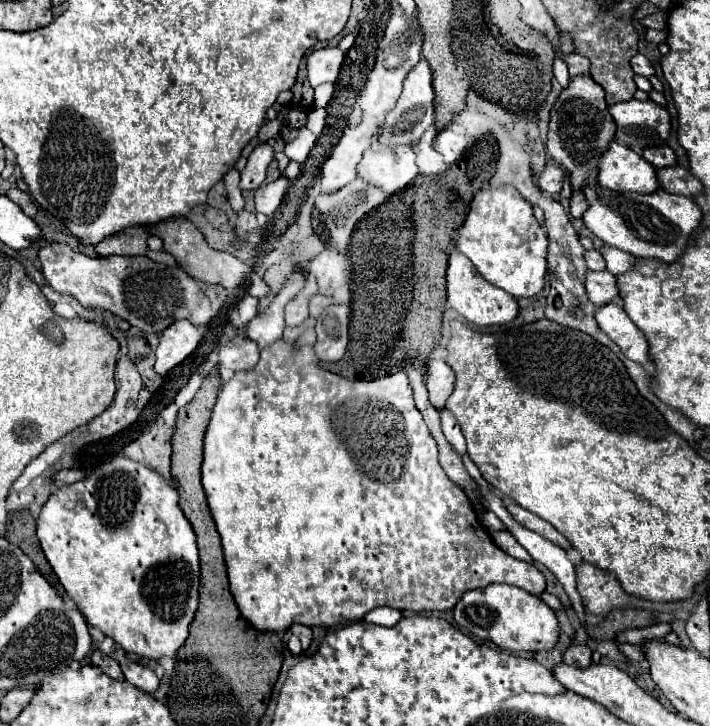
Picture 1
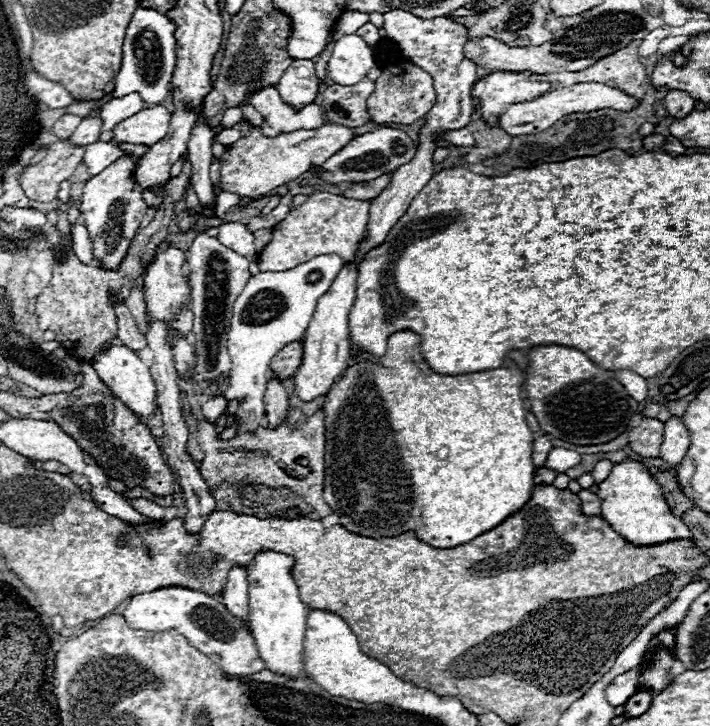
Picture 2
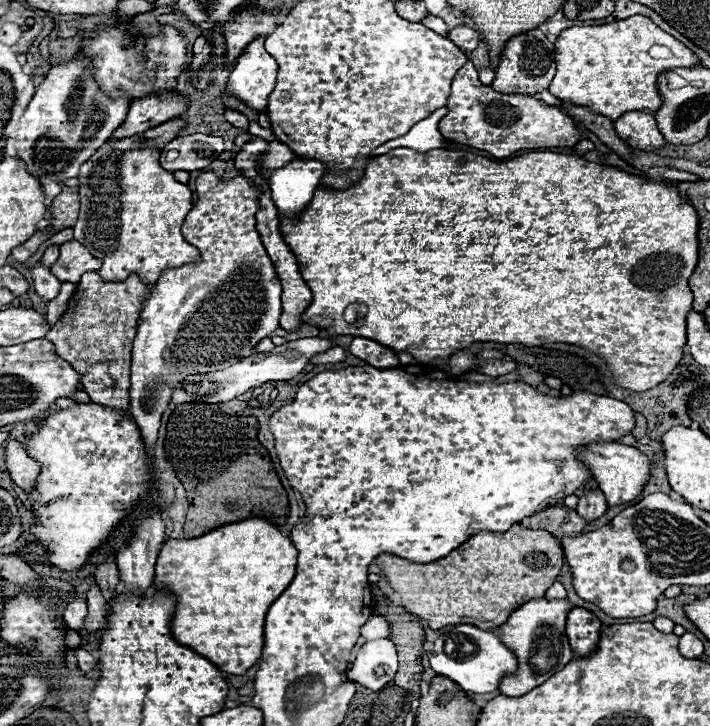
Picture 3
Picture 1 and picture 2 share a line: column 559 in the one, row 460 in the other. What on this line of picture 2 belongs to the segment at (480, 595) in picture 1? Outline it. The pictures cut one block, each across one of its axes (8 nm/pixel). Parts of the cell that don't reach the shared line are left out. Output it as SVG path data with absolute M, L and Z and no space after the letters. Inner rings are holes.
M624 460L614 464L608 478L598 484L596 494L602 504L602 518L622 538L626 538L636 546L660 544L674 538L692 538L692 532L688 530L688 526L670 512L662 496L660 484L652 478L648 468L638 460Z

